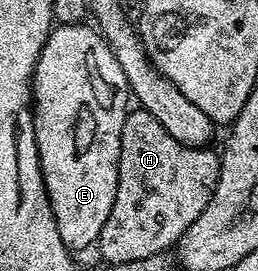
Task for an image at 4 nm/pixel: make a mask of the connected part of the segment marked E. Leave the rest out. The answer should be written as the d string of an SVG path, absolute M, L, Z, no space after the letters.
M88 23L56 25L42 47L42 55L32 76L32 122L42 179L58 223L58 235L70 251L91 250L110 216L110 207L114 207L114 195L118 191L122 123L129 112L128 80L118 59L114 59L114 51L110 51L104 42L104 36Z

